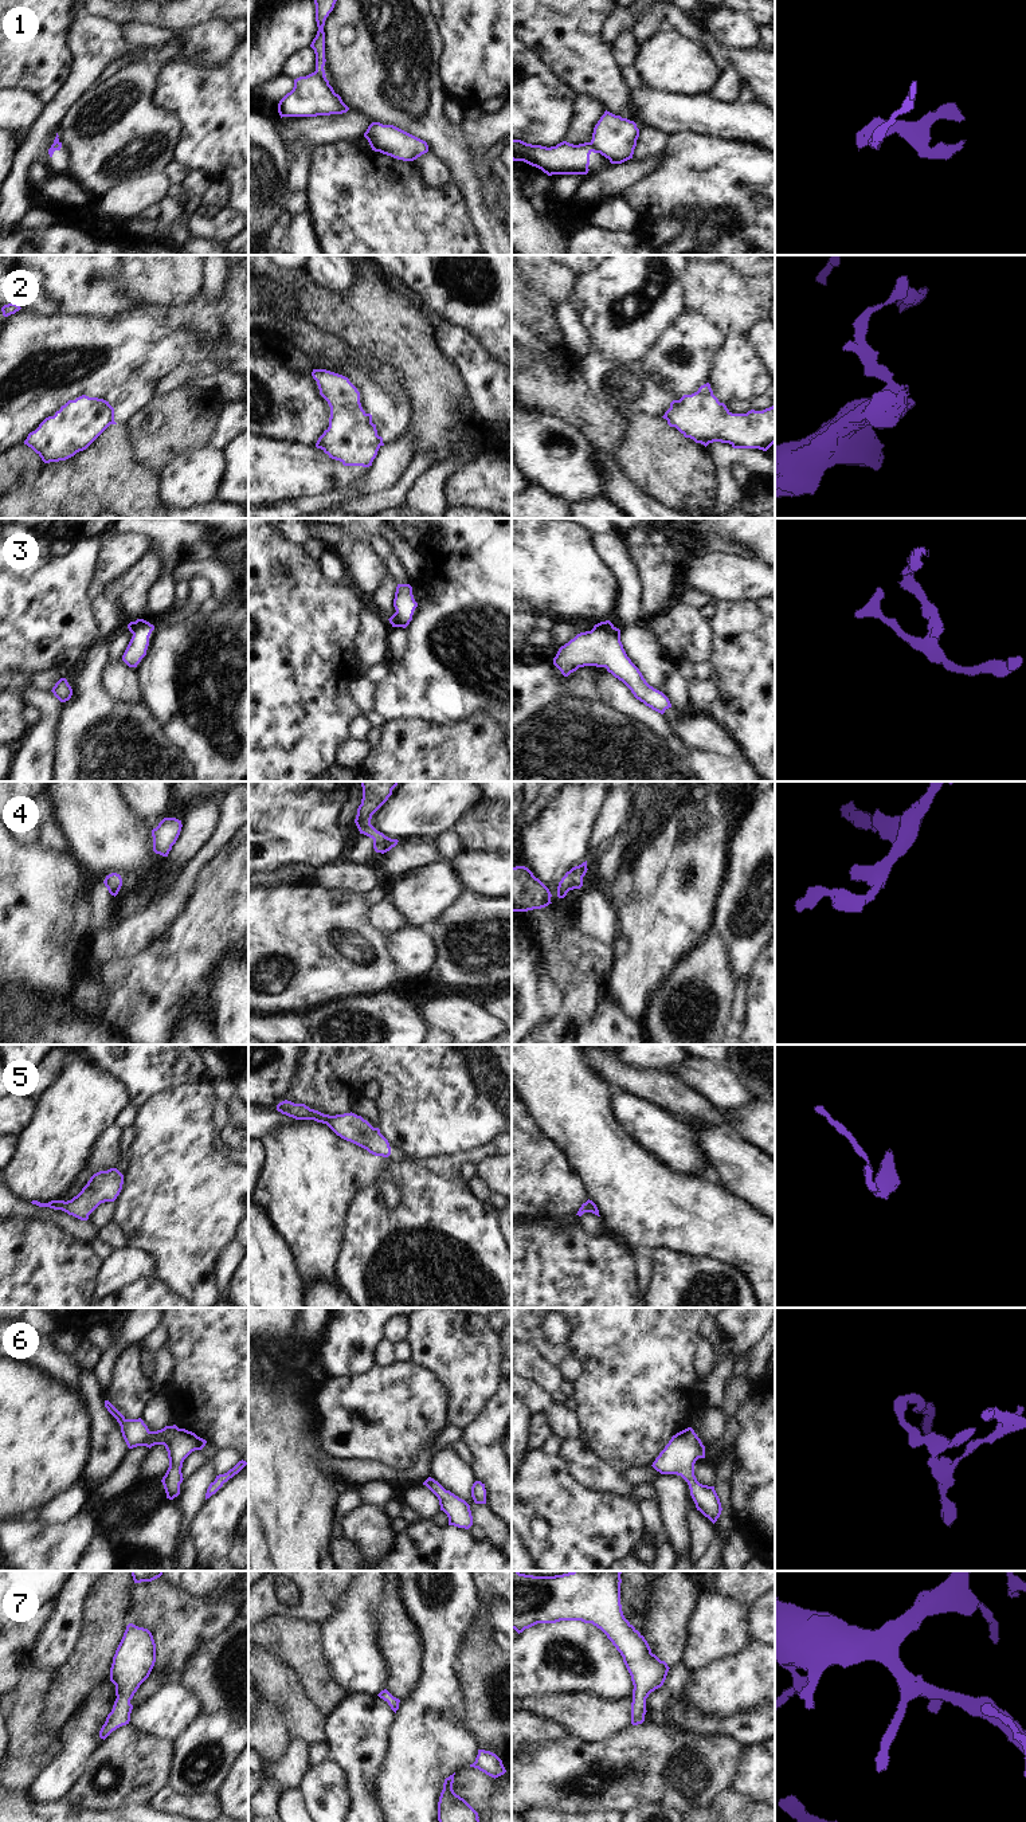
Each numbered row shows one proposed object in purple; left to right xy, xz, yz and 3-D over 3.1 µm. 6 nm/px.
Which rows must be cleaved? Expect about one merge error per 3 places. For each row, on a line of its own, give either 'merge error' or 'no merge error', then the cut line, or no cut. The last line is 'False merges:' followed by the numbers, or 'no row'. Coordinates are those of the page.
1: merge error; cut in yz along (591, 141), (590, 151)
2: merge error; cut in yz along (697, 391), (712, 395)
3: no merge error; no cut
4: no merge error; no cut
5: no merge error; no cut
6: no merge error; no cut
7: no merge error; no cut
False merges: 1, 2

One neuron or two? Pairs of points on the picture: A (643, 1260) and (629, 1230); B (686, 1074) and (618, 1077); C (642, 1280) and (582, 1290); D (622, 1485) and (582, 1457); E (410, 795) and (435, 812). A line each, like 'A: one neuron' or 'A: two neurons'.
A: two neurons
B: two neurons
C: two neurons
D: one neuron
E: one neuron

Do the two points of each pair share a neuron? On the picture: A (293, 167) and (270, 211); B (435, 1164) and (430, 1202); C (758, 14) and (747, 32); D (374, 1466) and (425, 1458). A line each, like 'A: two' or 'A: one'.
A: one
B: two
C: two
D: one

